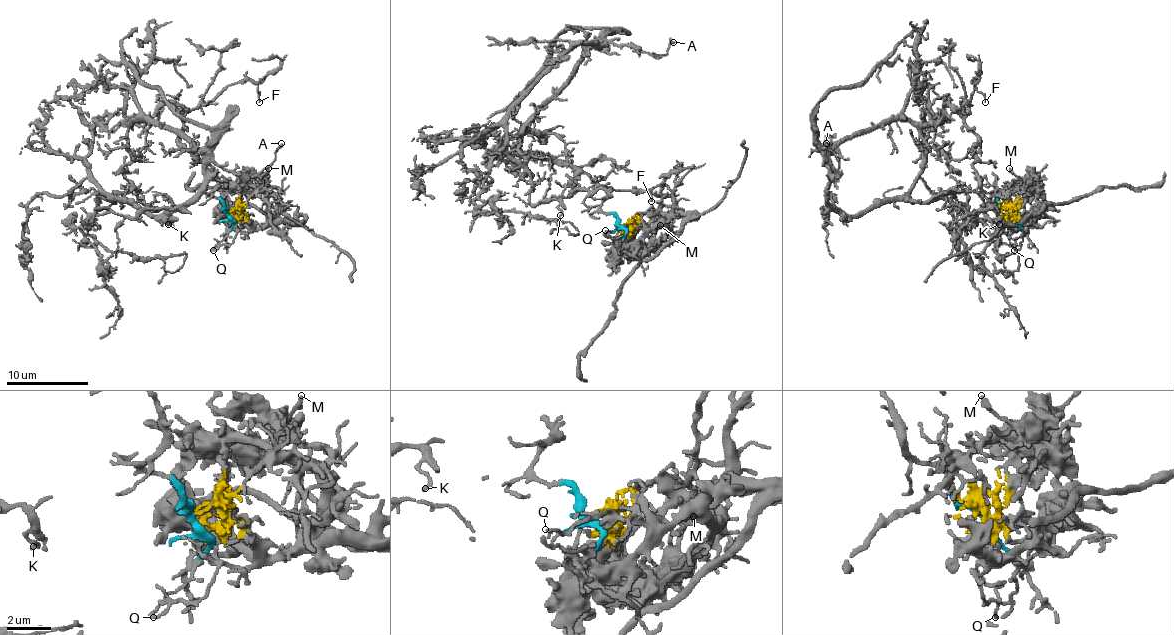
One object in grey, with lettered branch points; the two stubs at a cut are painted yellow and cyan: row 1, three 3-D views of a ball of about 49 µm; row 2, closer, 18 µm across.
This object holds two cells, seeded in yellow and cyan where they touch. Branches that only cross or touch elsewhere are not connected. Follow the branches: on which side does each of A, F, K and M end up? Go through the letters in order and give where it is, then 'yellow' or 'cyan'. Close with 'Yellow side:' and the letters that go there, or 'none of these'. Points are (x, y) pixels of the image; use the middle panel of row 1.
A: (673, 42) | cyan
F: (651, 201) | cyan
K: (560, 215) | cyan
M: (660, 225) | yellow
Yellow side: M

